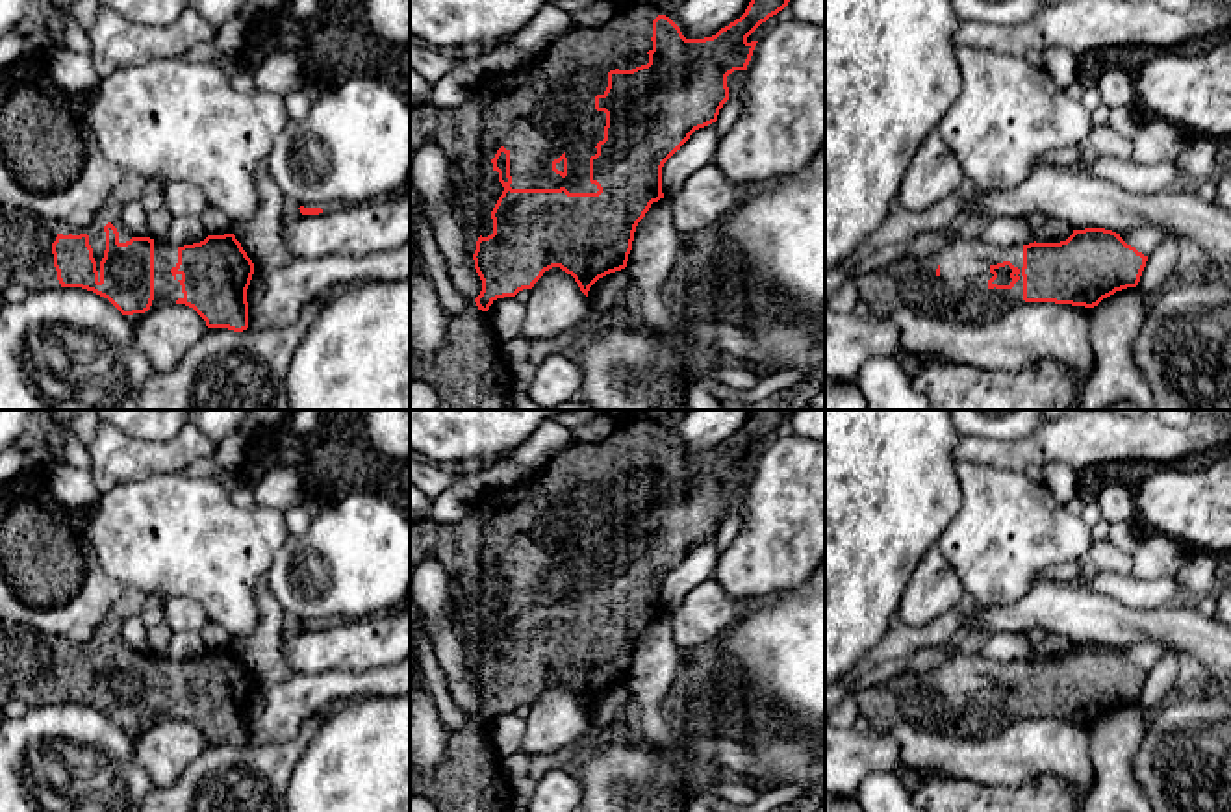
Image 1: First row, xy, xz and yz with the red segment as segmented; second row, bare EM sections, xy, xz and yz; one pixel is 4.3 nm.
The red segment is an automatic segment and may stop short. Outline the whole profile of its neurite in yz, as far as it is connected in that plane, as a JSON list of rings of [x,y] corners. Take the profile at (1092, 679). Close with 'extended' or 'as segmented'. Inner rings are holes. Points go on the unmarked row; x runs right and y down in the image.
[[[1105,643],[1073,645],[1060,658],[1029,658],[996,662],[979,656],[971,649],[955,653],[949,660],[927,673],[907,673],[884,684],[868,688],[858,695],[858,714],[869,721],[869,729],[888,732],[892,727],[910,723],[912,727],[953,736],[981,738],[996,734],[1023,717],[1055,717],[1094,723],[1116,706],[1136,703],[1146,682],[1148,671],[1127,660],[1120,649]]]; extended

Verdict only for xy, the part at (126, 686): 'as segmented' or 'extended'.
extended

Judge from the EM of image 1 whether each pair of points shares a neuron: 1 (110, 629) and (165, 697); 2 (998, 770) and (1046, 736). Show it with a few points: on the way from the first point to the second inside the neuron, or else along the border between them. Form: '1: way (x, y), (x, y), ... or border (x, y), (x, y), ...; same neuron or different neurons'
1: way (112, 646), (149, 683); same neuron
2: way (1009, 759), (1035, 746); same neuron

